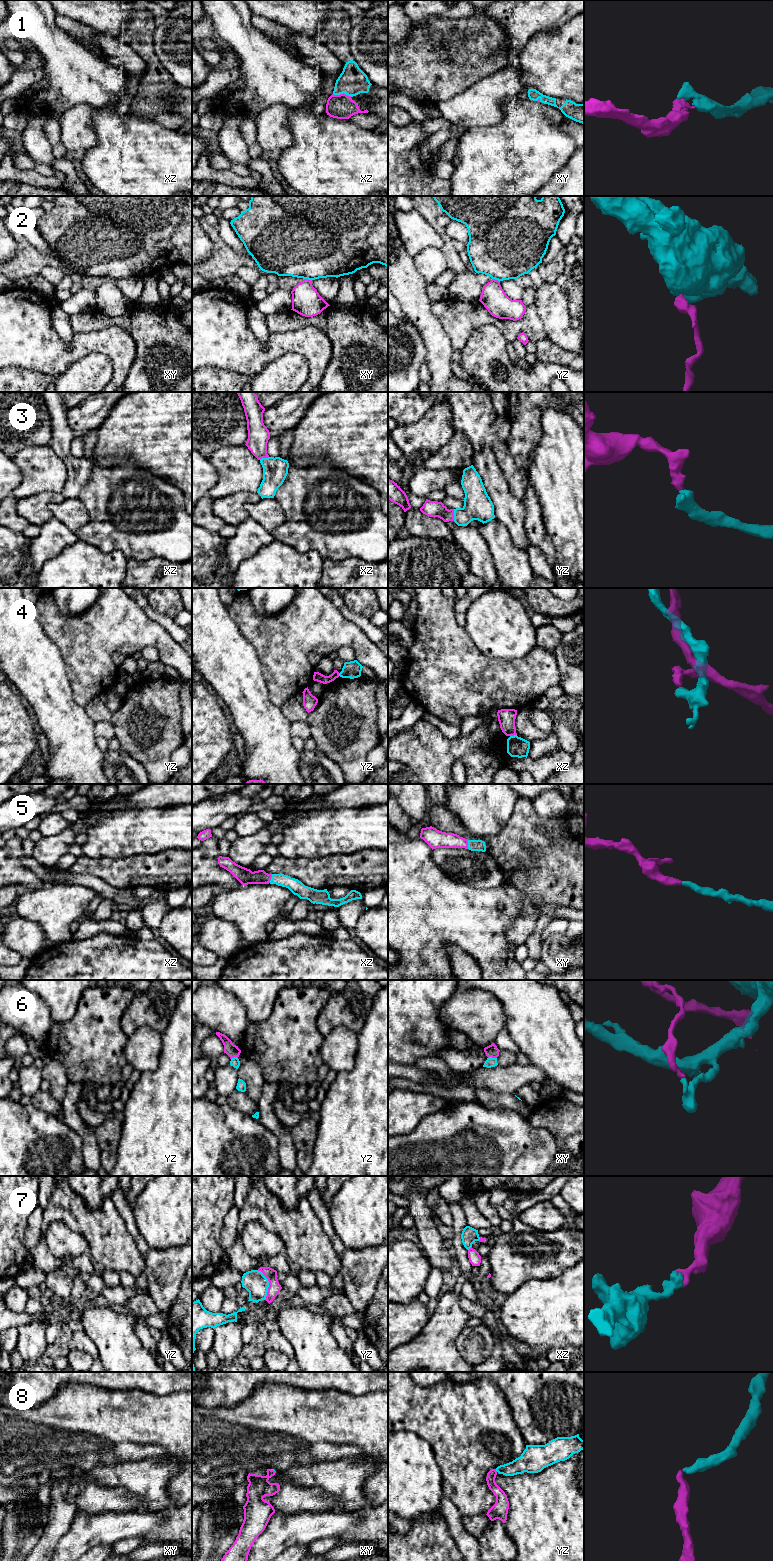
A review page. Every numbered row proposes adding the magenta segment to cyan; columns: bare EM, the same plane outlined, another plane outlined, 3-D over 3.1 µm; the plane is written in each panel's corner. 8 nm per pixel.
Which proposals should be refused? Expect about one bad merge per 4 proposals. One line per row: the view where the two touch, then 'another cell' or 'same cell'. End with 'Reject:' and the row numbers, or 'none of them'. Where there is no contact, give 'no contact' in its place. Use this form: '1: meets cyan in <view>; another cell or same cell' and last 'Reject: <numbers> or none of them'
1: meets cyan in xz; same cell
2: meets cyan in xy; another cell
3: meets cyan in yz; same cell
4: meets cyan in xz; another cell
5: meets cyan in xz; same cell
6: meets cyan in xy; another cell
7: meets cyan in yz; another cell
8: meets cyan in yz; same cell
Reject: 2, 4, 6, 7

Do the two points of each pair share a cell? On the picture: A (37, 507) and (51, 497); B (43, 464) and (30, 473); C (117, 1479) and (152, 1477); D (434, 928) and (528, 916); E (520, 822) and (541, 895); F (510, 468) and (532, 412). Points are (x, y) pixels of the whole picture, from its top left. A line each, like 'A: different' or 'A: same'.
A: same
B: same
C: same
D: different
E: same
F: different

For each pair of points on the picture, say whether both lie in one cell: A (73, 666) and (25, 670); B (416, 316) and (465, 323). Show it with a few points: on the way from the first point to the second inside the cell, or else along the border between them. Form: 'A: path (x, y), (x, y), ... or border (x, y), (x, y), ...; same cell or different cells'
A: border (56, 645), (65, 664), (65, 672), (71, 690); different cells
B: border (431, 302), (431, 312), (450, 339); different cells

